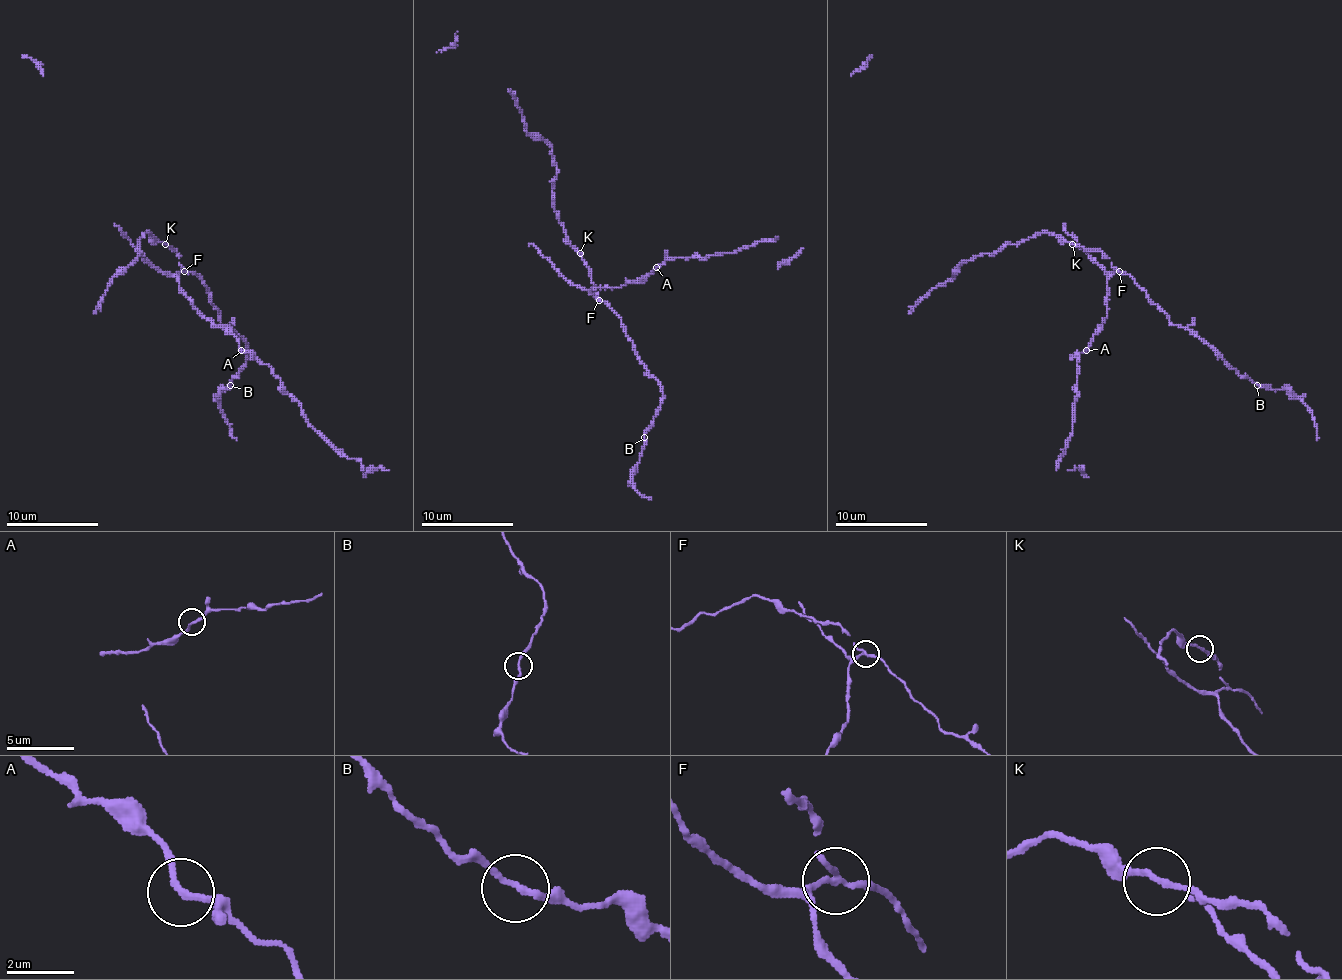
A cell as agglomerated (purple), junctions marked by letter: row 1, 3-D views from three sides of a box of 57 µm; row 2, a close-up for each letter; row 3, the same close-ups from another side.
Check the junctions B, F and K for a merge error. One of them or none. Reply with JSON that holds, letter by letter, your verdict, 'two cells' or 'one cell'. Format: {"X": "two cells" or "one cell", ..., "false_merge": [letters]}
{"B": "one cell", "F": "two cells", "K": "one cell", "false_merge": ["F"]}

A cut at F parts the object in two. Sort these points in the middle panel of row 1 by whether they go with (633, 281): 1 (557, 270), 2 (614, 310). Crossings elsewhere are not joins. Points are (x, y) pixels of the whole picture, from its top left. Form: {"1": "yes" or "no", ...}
{"1": "yes", "2": "no"}

